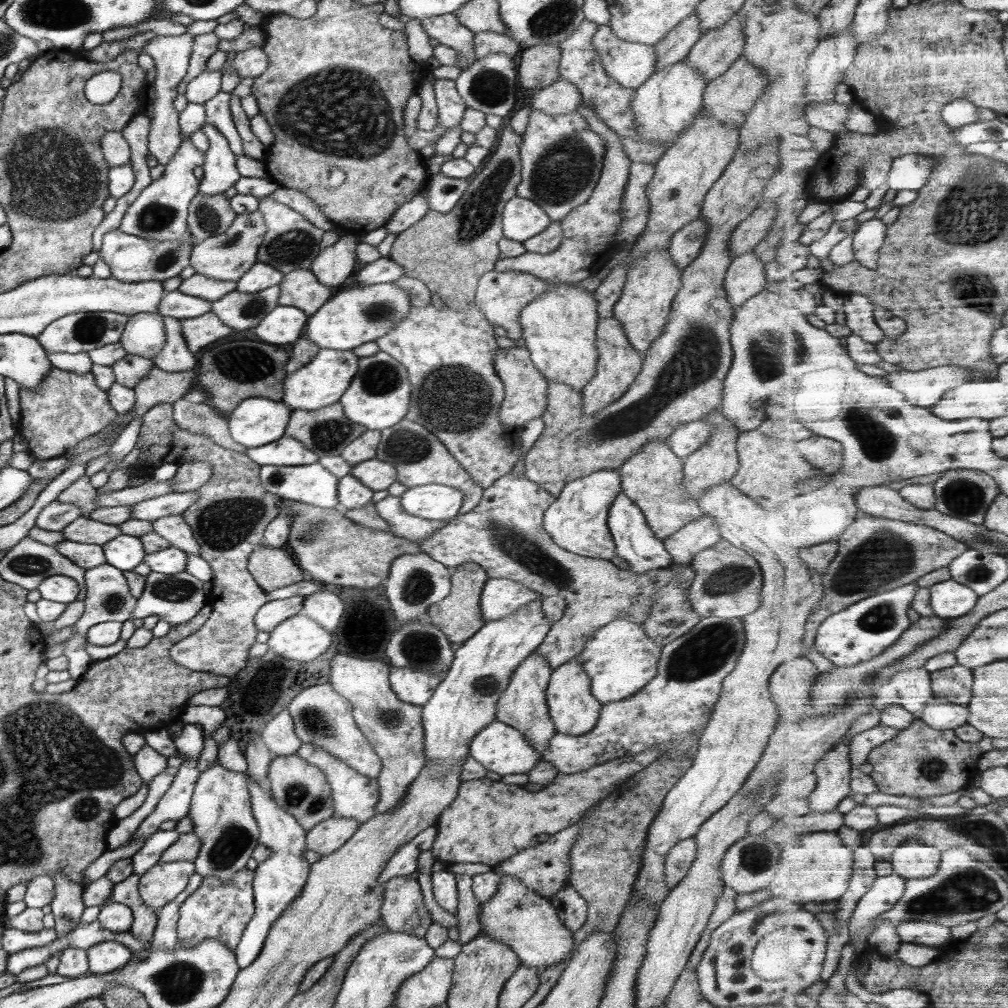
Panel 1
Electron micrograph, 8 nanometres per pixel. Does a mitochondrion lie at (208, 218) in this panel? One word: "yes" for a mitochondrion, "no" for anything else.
yes

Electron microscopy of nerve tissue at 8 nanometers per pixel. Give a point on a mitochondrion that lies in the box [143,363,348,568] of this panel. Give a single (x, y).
(222, 525)

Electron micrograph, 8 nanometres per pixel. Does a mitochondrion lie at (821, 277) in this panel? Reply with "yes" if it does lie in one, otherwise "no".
no

